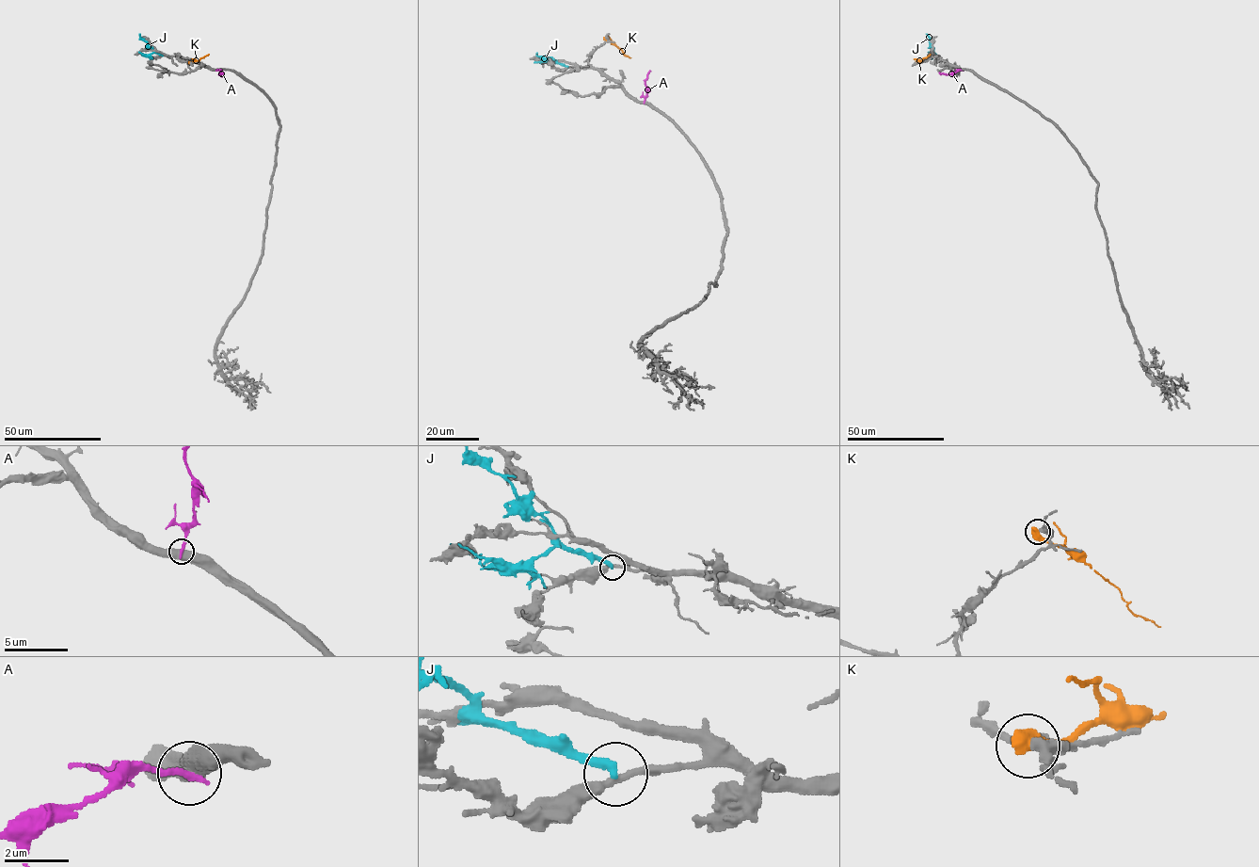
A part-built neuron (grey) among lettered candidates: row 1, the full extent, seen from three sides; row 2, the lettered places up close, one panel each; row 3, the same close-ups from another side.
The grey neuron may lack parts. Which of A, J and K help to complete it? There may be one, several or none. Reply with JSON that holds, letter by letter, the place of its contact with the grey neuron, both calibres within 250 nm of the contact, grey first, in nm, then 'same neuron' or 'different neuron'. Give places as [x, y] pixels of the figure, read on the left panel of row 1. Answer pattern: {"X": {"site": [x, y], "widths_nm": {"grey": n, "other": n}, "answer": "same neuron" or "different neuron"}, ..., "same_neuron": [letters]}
{"A": {"site": [218, 70], "widths_nm": {"grey": 550, "other": 240}, "answer": "different neuron"}, "J": {"site": [163, 56], "widths_nm": {"grey": 280, "other": 320}, "answer": "different neuron"}, "K": {"site": [189, 63], "widths_nm": {"grey": 320, "other": 550}, "answer": "different neuron"}, "same_neuron": []}

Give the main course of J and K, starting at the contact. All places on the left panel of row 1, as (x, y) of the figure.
J: (163, 56), (156, 53), (139, 34)
K: (190, 63), (209, 54)

